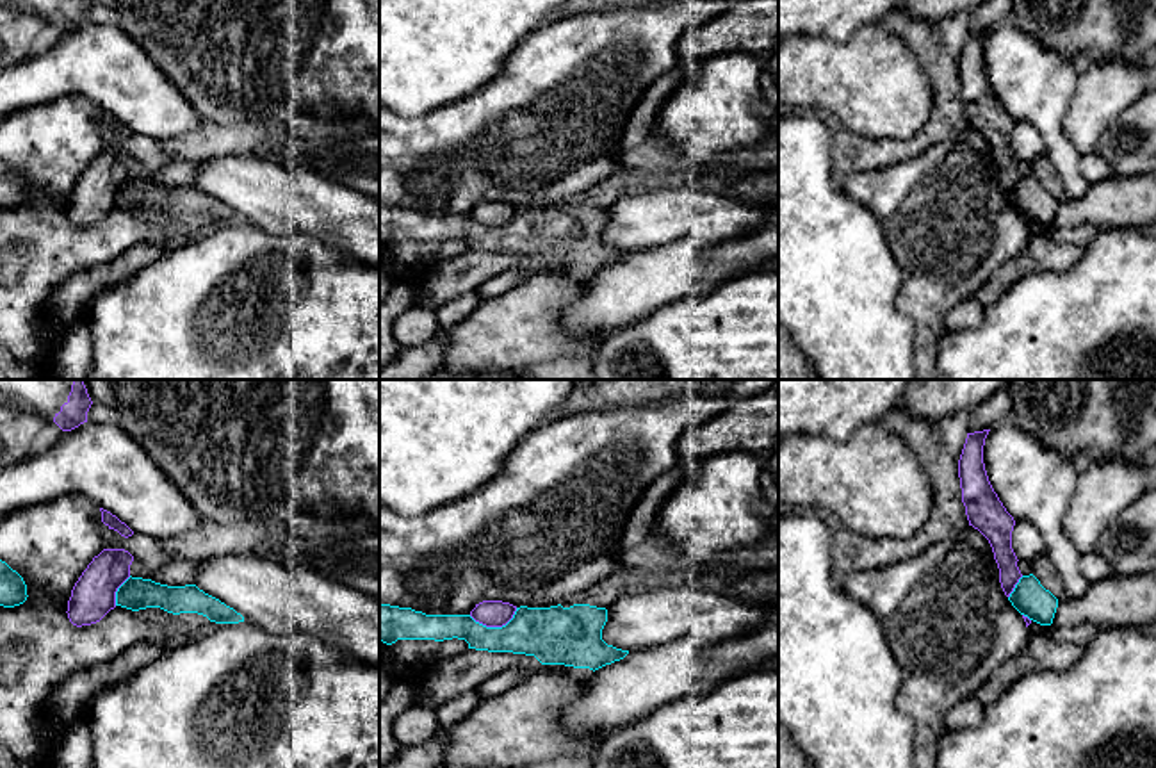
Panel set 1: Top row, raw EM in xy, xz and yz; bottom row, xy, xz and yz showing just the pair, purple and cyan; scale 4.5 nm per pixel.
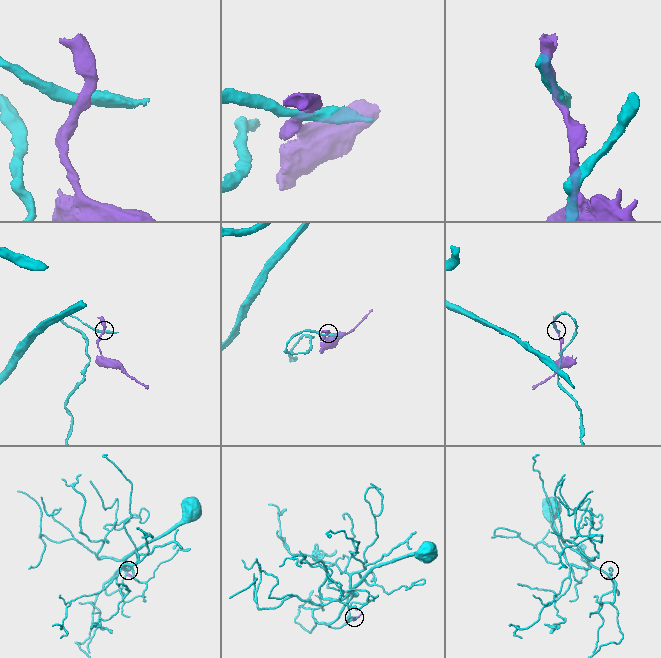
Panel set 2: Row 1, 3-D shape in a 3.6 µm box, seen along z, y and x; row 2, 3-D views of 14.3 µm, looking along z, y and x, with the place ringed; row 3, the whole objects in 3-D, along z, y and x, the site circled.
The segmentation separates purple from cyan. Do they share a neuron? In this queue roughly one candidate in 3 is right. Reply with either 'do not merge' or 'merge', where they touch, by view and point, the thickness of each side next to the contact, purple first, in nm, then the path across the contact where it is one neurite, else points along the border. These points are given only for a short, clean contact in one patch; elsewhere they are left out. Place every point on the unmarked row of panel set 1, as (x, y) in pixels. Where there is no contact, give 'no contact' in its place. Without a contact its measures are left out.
do not merge | xz (494, 227) | 130/240 nm | along xz (517, 209), (501, 227), (483, 227), (469, 216)

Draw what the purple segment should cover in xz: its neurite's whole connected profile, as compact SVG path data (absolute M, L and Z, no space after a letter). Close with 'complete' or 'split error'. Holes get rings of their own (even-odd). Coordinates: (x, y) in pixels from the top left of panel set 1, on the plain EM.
M483 201L476 205L470 217L486 228L506 226L517 212L517 207L502 201Z | complete

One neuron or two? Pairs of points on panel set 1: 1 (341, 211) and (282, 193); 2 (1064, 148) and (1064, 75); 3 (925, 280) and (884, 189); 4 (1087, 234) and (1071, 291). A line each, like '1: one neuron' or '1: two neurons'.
1: one neuron
2: one neuron
3: one neuron
4: two neurons

